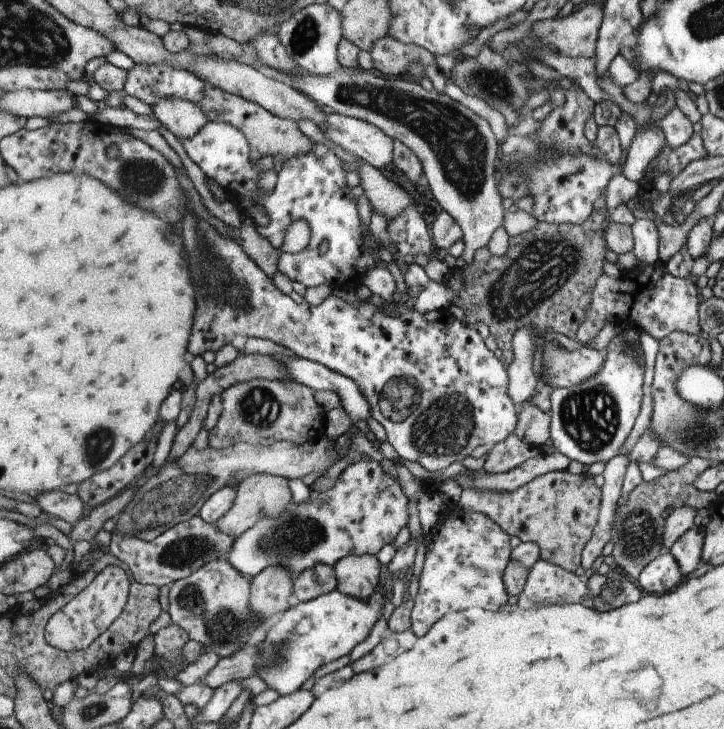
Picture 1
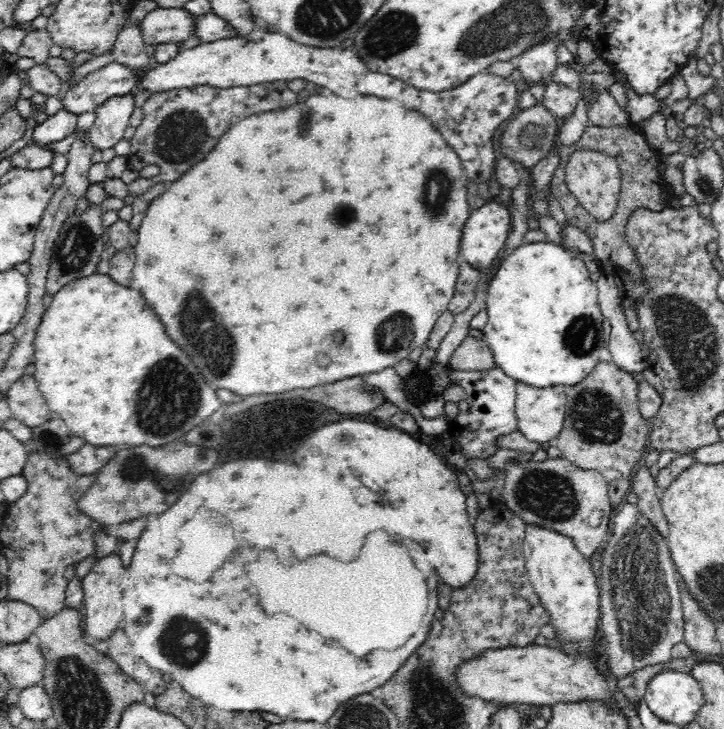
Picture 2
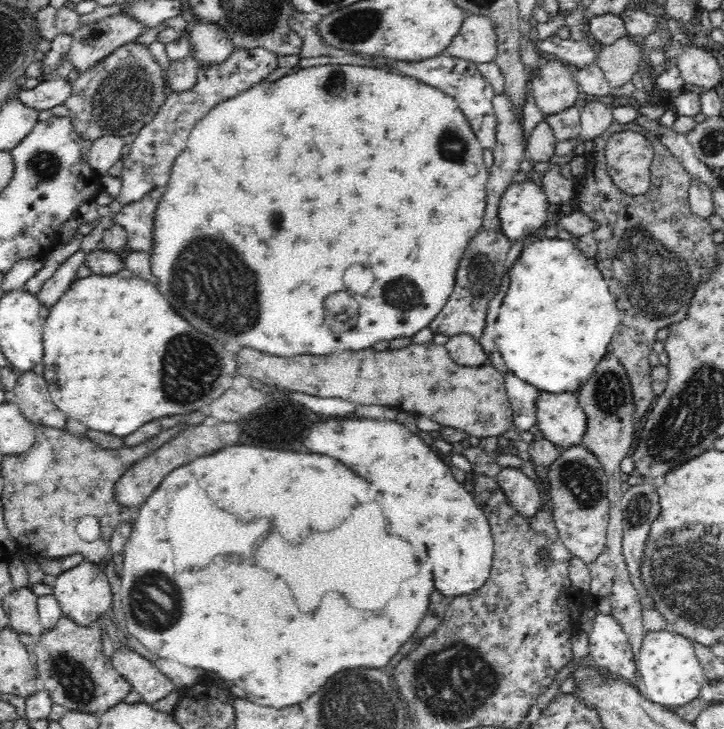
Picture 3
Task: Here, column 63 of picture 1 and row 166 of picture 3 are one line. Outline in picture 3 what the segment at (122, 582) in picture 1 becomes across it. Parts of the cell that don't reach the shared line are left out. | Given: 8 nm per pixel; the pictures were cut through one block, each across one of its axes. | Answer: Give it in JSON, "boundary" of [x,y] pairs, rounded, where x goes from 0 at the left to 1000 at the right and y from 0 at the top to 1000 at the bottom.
{"boundary":[[[854,181],[845,184],[837,198],[840,236],[851,244],[851,255],[870,269],[884,269],[895,263],[901,252],[901,219],[906,206],[901,206],[898,187],[881,181]]]}

